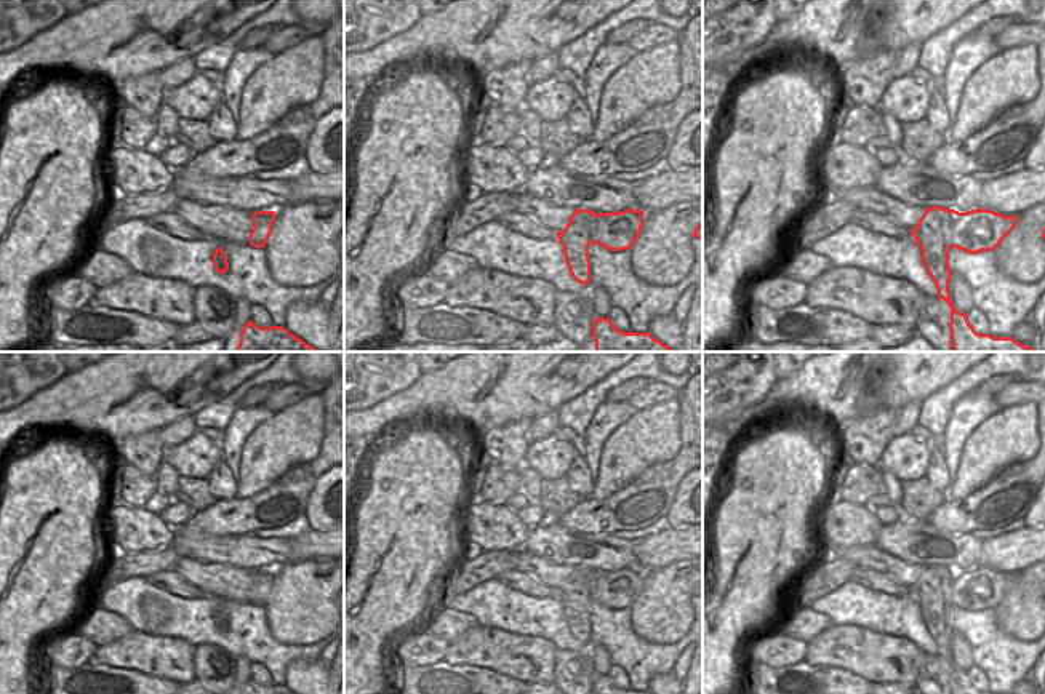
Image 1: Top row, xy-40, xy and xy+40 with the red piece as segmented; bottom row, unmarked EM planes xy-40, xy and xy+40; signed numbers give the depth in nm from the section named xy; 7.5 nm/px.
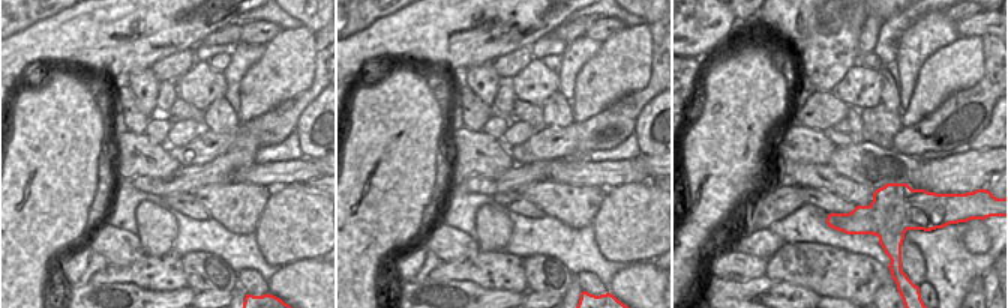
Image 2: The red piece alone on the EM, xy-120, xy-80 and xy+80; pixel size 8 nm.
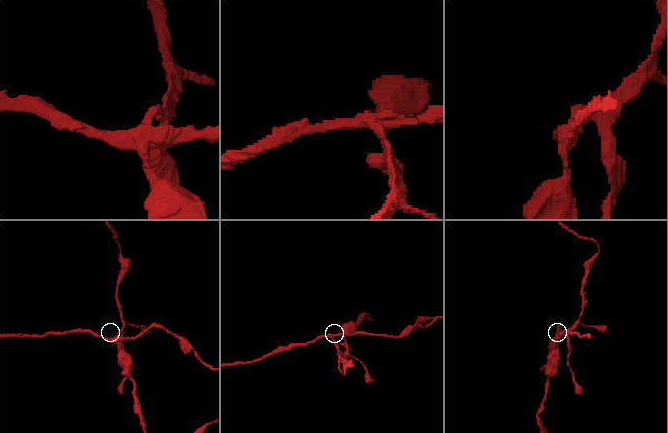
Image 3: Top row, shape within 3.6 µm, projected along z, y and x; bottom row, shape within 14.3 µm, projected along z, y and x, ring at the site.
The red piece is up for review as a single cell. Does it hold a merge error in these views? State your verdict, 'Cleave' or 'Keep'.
Cleave.

